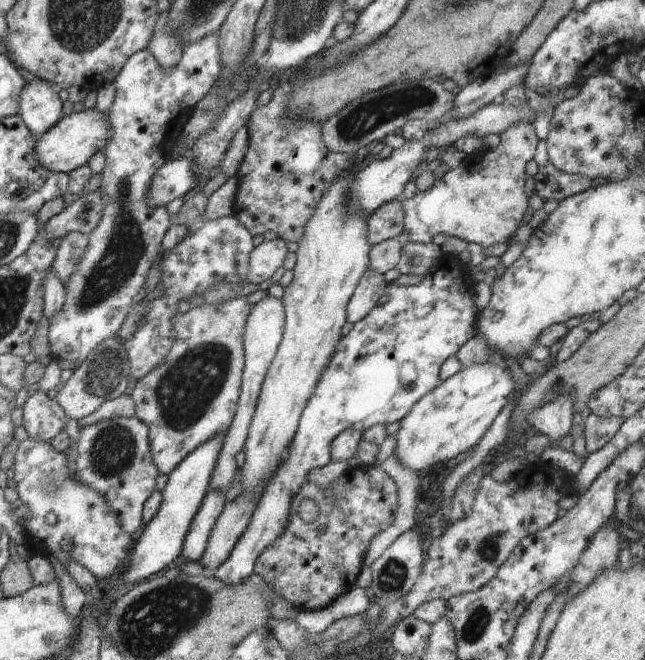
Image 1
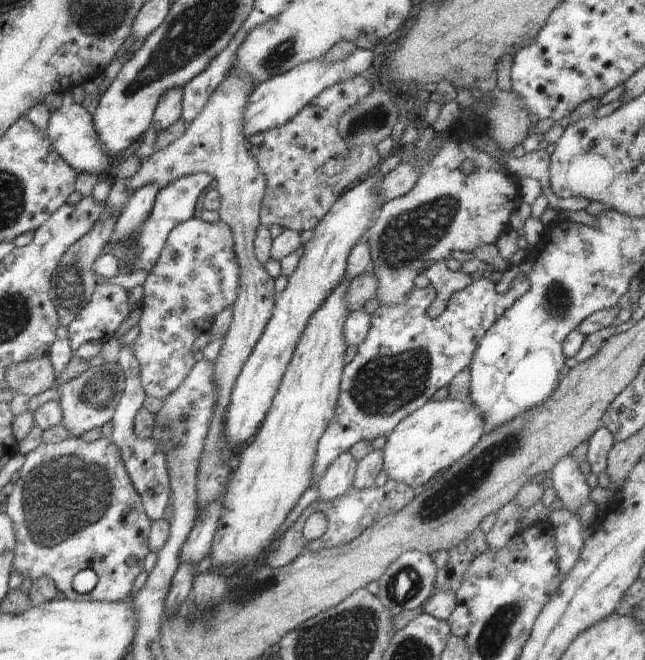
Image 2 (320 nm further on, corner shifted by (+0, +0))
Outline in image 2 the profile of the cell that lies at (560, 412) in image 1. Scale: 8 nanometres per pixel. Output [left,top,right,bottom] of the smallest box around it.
[550,454,591,515]

